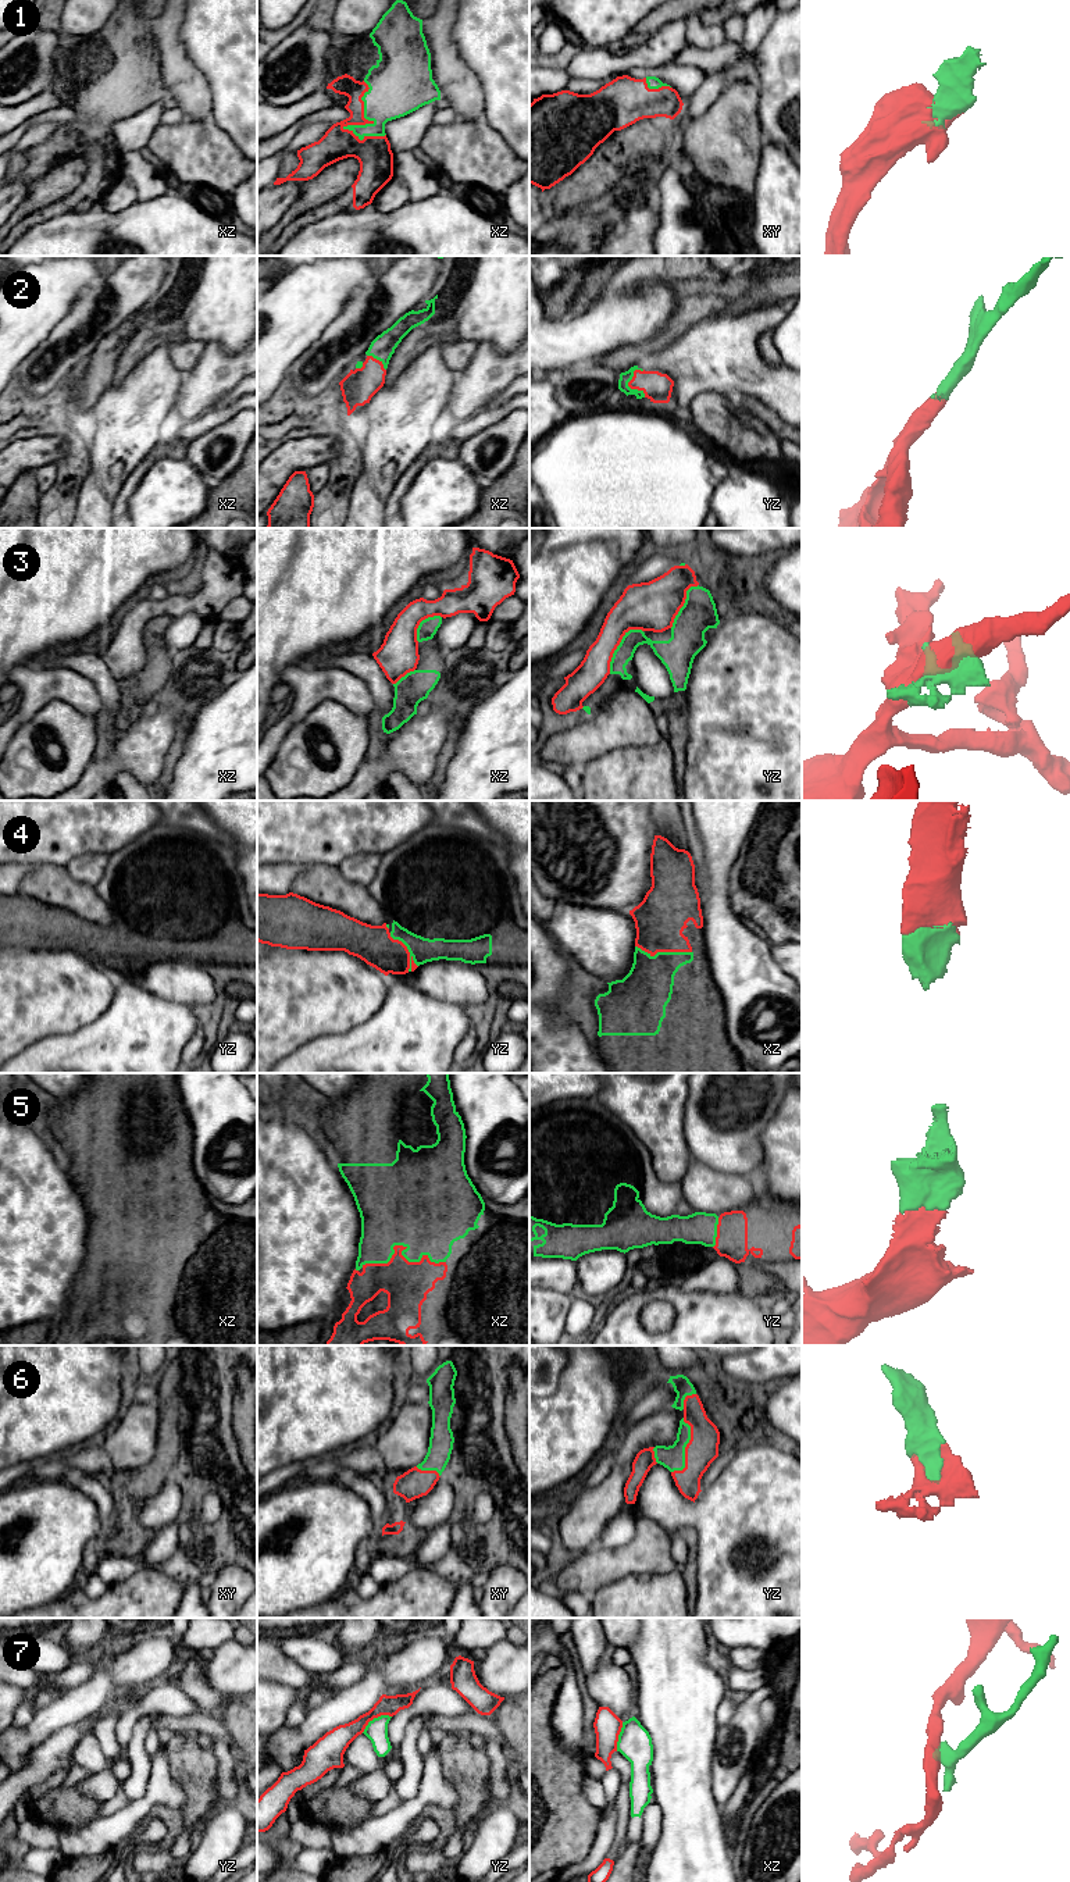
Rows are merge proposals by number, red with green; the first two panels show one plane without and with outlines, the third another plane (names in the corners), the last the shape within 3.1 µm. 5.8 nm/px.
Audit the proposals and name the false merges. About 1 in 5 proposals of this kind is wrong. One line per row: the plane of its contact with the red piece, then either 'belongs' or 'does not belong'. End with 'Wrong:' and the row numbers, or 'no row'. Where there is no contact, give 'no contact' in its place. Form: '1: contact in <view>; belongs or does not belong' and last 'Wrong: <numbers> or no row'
1: contact in xz; belongs
2: contact in yz; belongs
3: contact in yz; does not belong
4: contact in yz; belongs
5: contact in xz; belongs
6: contact in yz; belongs
7: contact in yz; does not belong
Wrong: 3, 7

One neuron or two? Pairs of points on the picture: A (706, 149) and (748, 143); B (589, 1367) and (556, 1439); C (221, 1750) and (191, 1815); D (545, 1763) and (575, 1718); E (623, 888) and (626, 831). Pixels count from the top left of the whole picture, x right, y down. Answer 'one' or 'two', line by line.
A: one
B: one
C: two
D: two
E: one

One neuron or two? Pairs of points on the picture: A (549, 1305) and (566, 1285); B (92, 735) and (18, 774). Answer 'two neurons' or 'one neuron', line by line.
A: two neurons
B: one neuron

